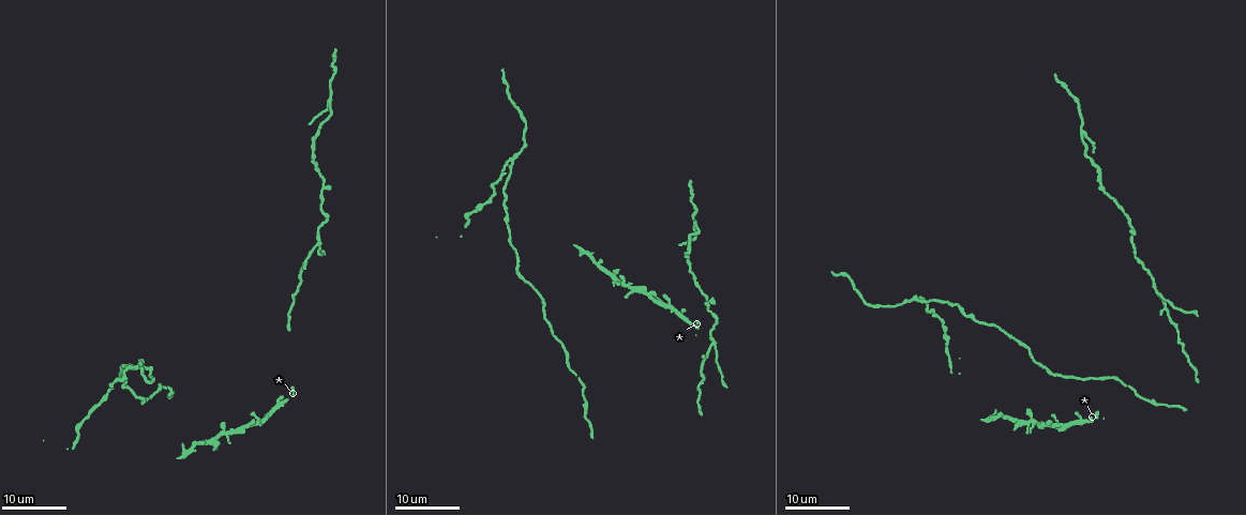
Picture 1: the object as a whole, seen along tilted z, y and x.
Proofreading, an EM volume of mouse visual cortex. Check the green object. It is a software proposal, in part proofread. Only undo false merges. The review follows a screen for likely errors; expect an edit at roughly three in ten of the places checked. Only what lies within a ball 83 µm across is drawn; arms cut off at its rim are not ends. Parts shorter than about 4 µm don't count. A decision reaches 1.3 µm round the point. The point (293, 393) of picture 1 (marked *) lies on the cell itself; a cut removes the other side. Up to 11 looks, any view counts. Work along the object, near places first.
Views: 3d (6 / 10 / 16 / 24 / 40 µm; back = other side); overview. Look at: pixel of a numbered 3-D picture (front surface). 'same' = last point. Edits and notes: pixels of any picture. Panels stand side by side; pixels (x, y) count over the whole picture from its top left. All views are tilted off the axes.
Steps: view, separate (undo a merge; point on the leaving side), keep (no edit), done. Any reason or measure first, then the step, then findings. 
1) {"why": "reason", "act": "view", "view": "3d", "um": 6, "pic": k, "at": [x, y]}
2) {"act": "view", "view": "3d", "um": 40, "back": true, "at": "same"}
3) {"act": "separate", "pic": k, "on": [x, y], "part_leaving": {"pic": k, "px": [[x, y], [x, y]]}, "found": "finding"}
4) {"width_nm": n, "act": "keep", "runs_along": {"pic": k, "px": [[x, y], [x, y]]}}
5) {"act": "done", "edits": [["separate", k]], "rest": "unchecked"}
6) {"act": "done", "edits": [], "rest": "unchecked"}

{"why": "arms part here", "act": "view", "view": "3d", "um": 16, "pic": 1, "at": [1162, 293]}

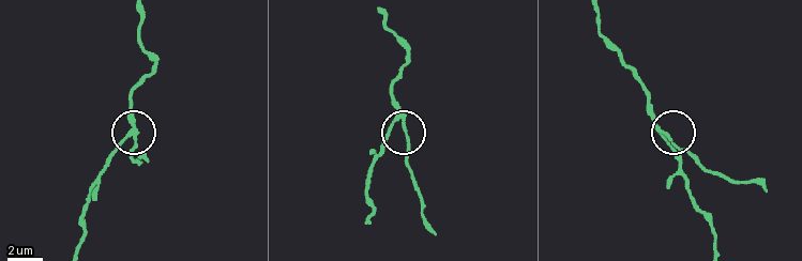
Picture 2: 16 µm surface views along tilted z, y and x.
{"why": "closer look", "act": "view", "view": "3d", "um": 10, "pic": 2, "at": [664, 132]}

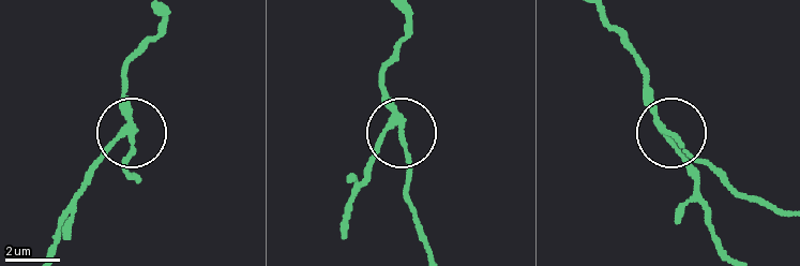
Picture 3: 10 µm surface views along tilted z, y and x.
{"width_nm": 170, "act": "separate", "pic": 3, "on": [134, 150], "part_leaving": {"pic": 3, "px": [[663, 128], [744, 193], [786, 209]]}, "found": "a second cell is stuck on"}

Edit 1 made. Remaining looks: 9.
{"act": "view", "view": "overview"}

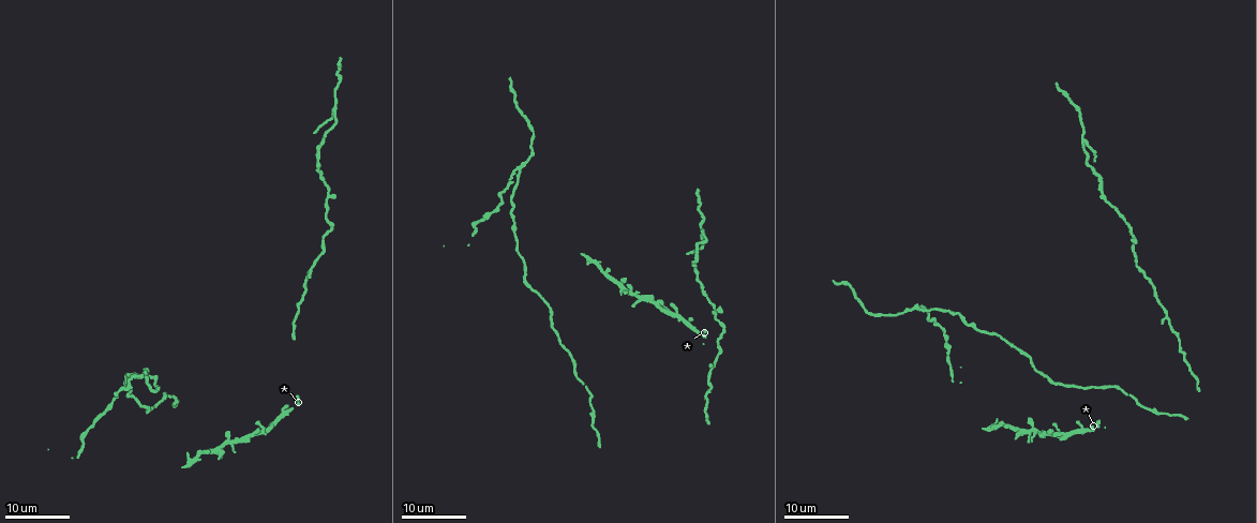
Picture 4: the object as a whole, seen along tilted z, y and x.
{"why": "calibre changes", "act": "view", "view": "3d", "um": 24, "pic": 4, "at": [317, 154]}

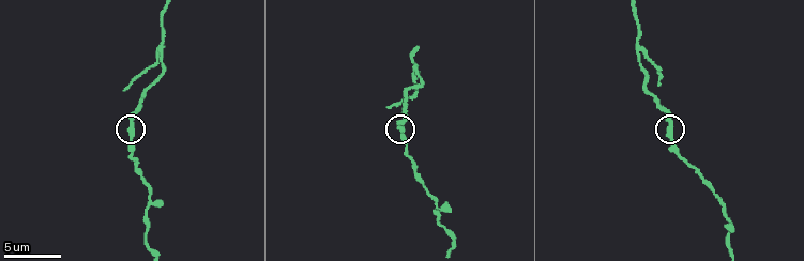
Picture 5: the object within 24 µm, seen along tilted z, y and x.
{"why": "closer look", "act": "view", "view": "3d", "um": 6, "pic": 5, "at": [130, 127]}

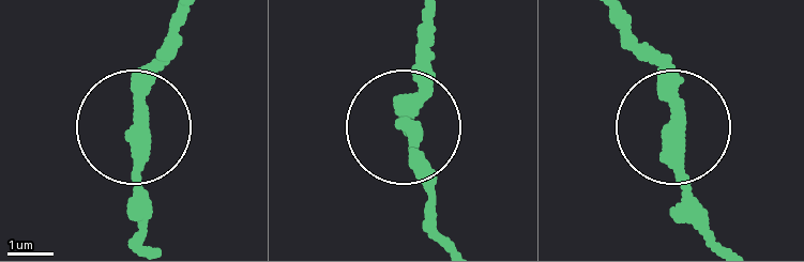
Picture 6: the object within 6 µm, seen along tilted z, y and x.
{"act": "view", "view": "3d", "um": 6, "back": true, "pic": 6, "at": [412, 131]}

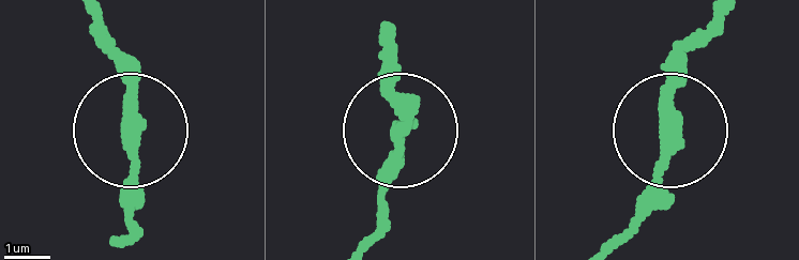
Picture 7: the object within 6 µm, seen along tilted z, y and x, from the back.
{"act": "keep", "found": "all the same cell"}

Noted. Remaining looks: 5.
{"why": "arms part here", "act": "view", "view": "3d", "um": 16, "pic": 5, "at": [639, 48]}

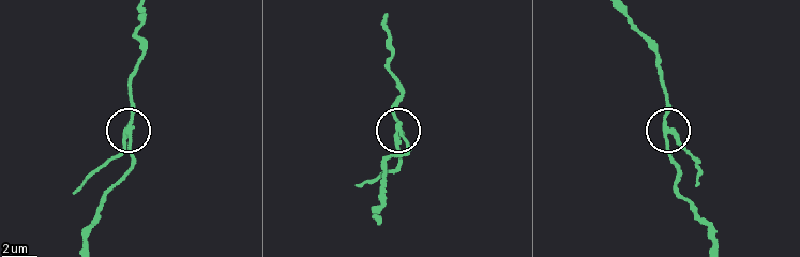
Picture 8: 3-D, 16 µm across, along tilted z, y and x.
{"arms": 3, "act": "separate", "pic": 8, "on": [682, 148], "part_leaving": {"pic": 8, "px": [[672, 131], [695, 161], [698, 183]]}, "found": "two cells meet here"}

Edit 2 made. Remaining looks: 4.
{"act": "view", "view": "3d", "um": 10, "pic": 5, "at": [150, 197]}

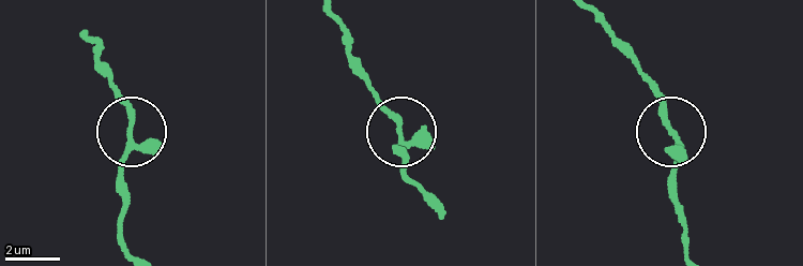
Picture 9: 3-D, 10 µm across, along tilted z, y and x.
{"arms": 3, "act": "keep", "runs_along": {"pic": 9, "px": [[425, 196], [405, 168], [400, 130], [365, 82]]}, "found": "continuous, no second cell"}

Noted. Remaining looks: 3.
{"act": "done", "edits": [["separate", 3], ["separate", 8]], "rest": "unchecked"}

